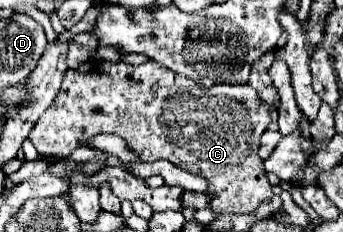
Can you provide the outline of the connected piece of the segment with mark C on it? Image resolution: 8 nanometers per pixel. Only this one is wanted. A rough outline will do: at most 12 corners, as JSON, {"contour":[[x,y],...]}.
{"contour":[[87,60],[31,128],[45,156],[107,132],[209,180],[213,210],[273,198],[263,128],[175,124],[157,62]]}

